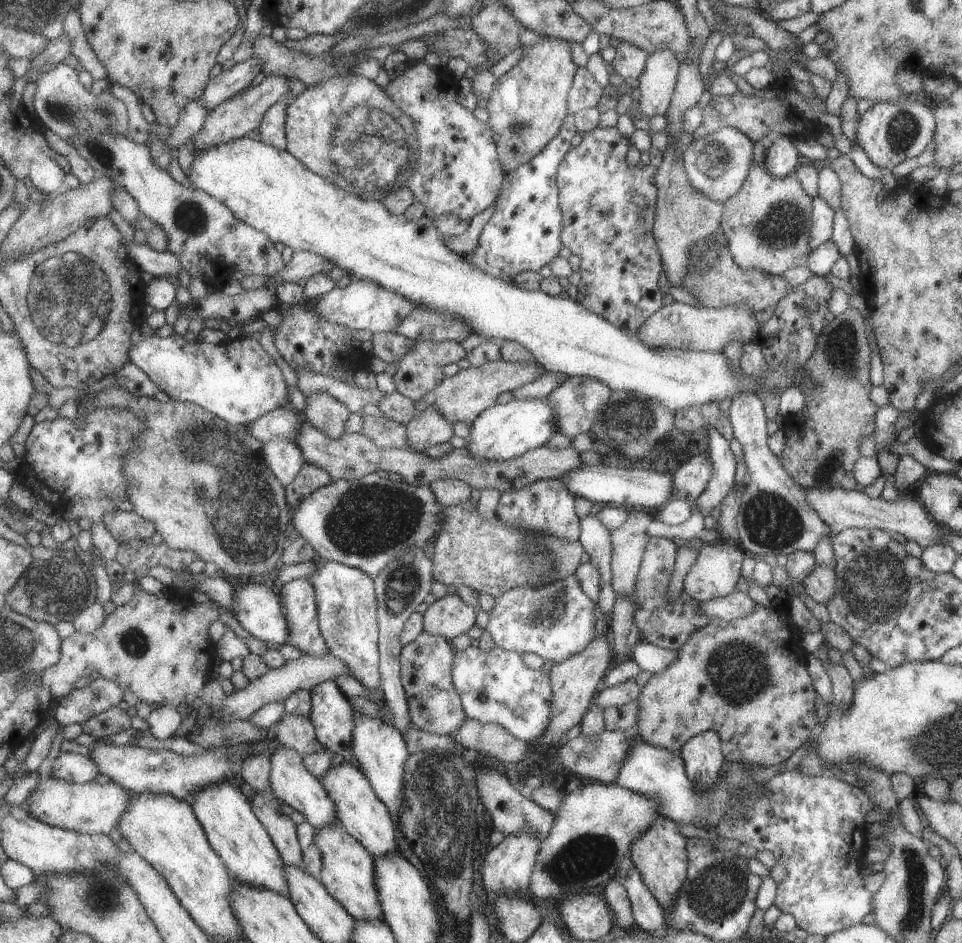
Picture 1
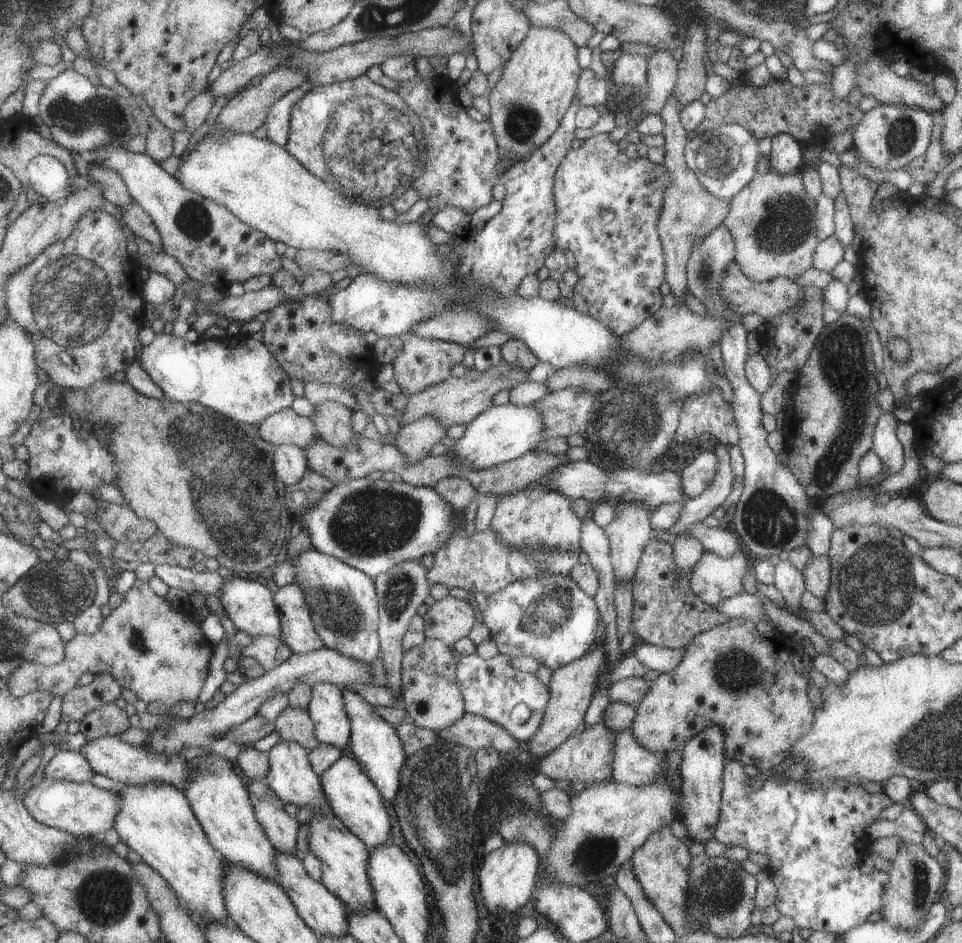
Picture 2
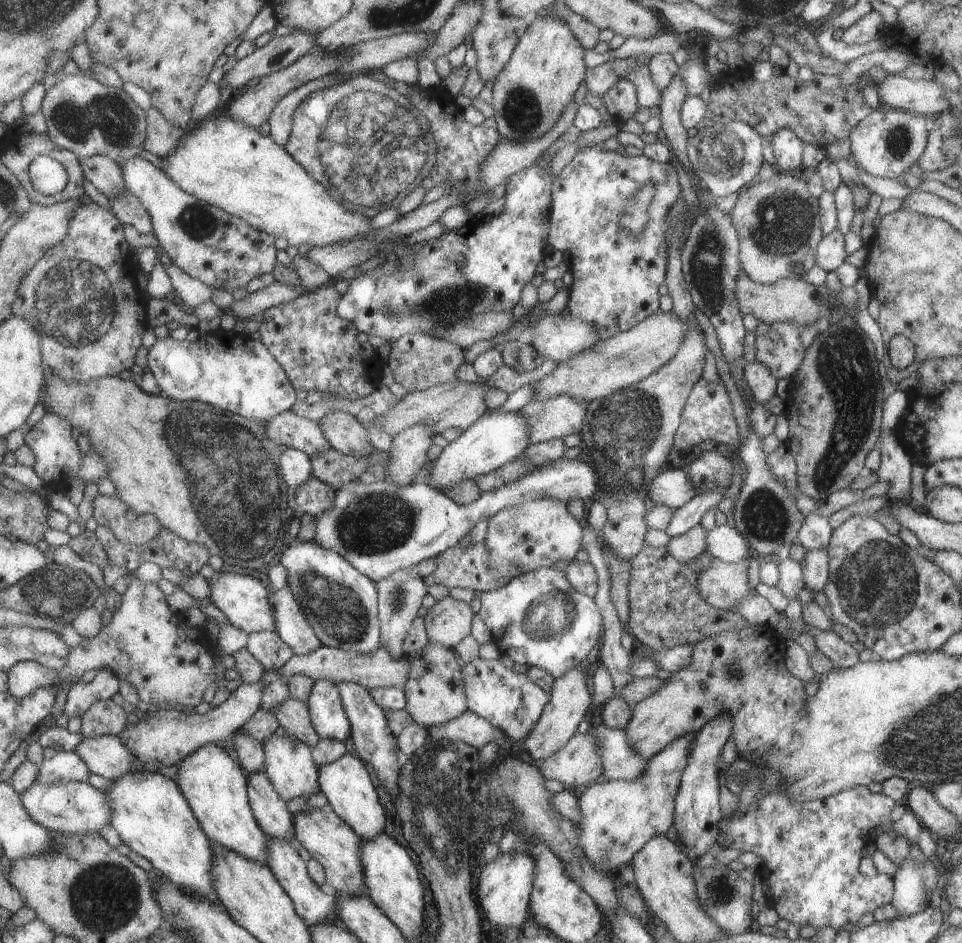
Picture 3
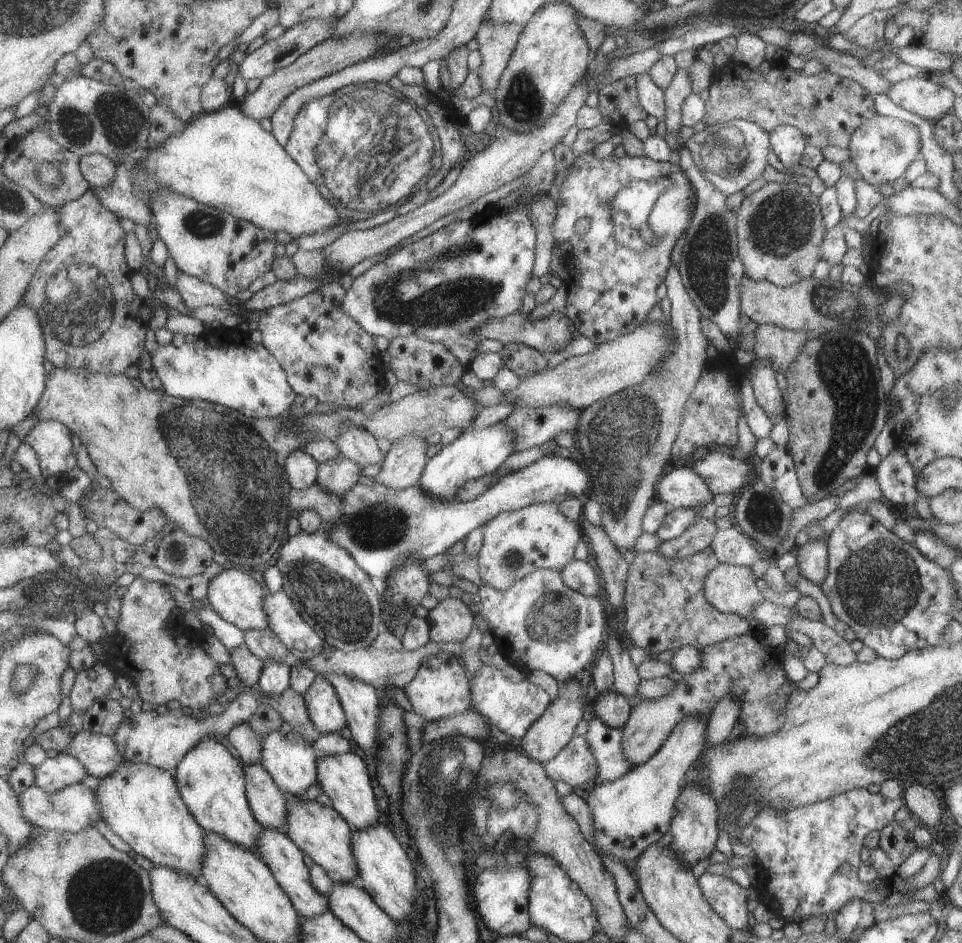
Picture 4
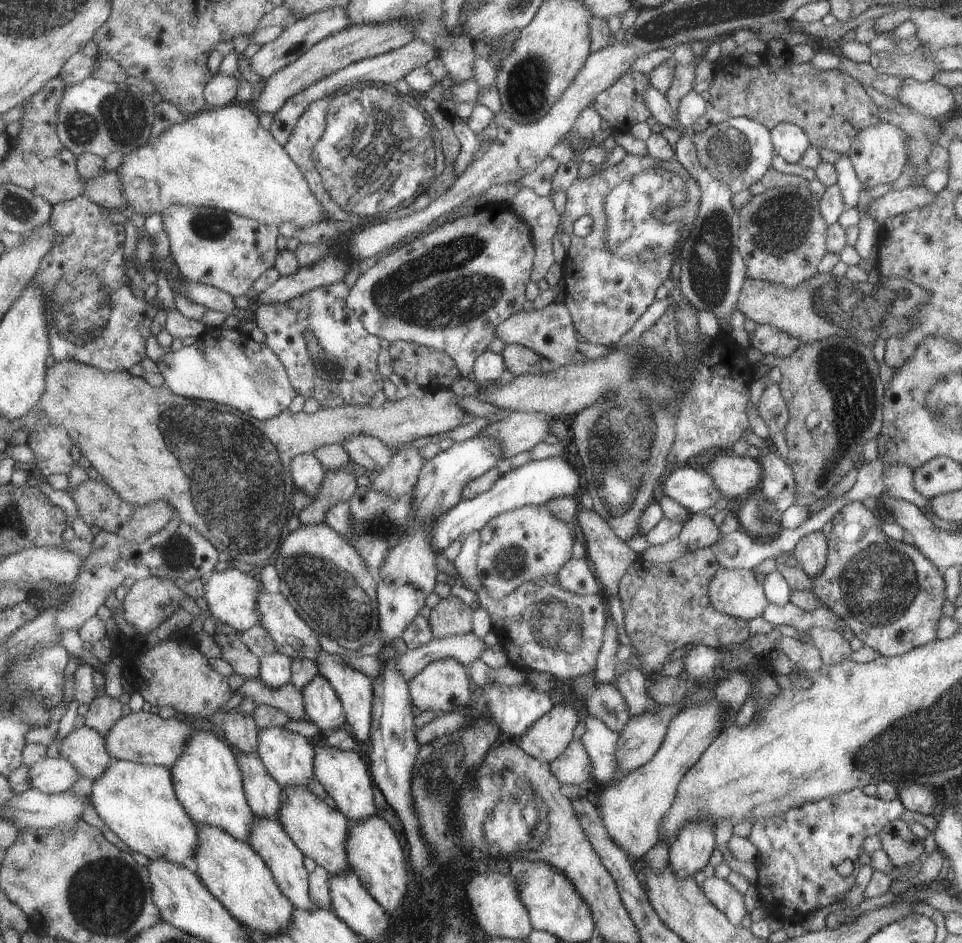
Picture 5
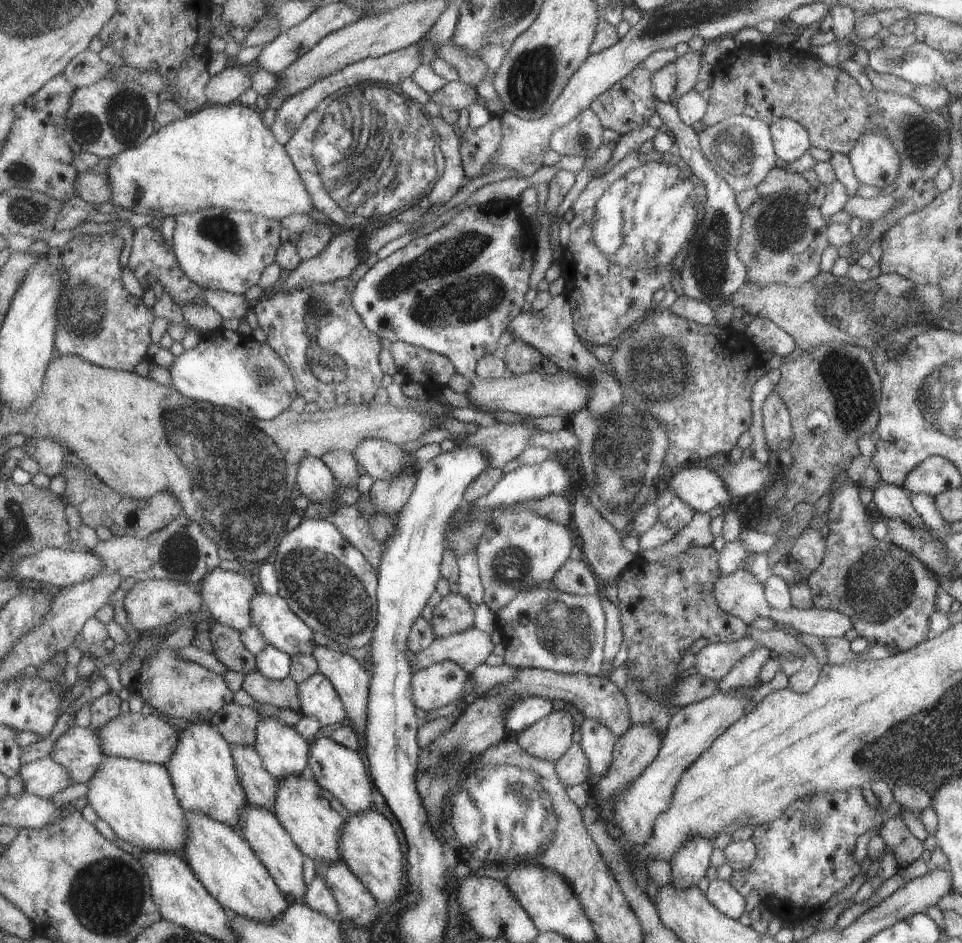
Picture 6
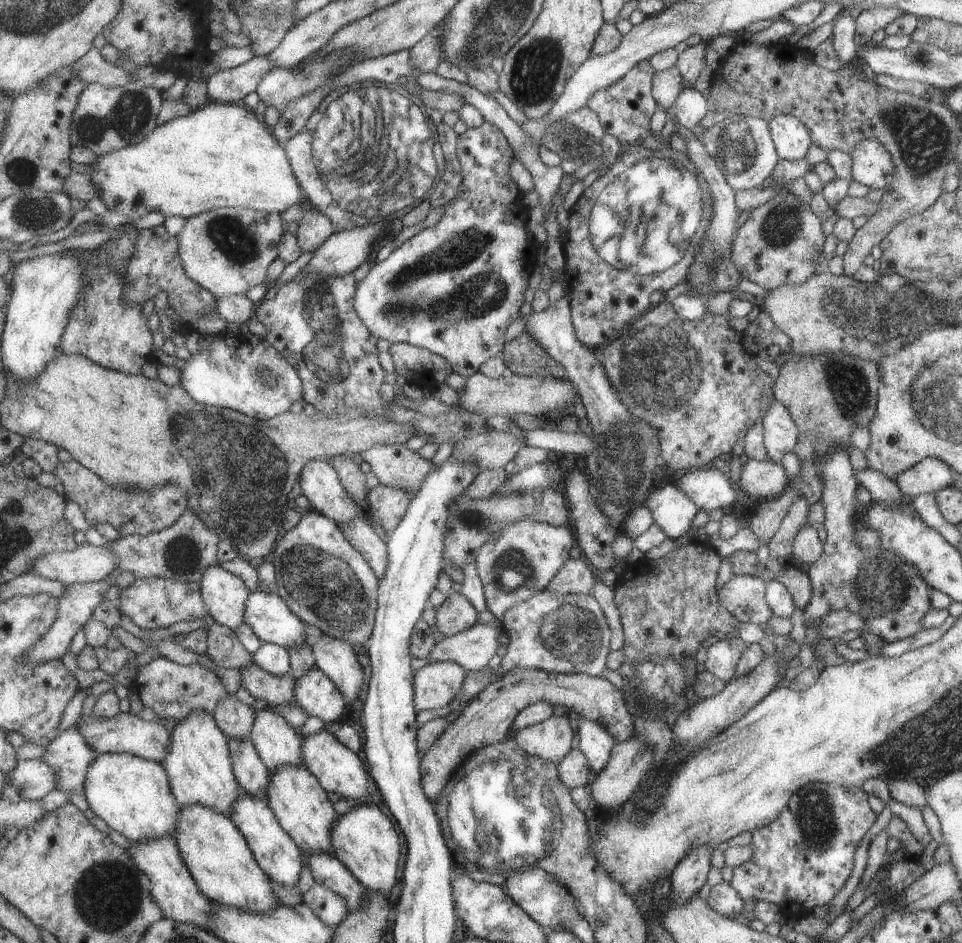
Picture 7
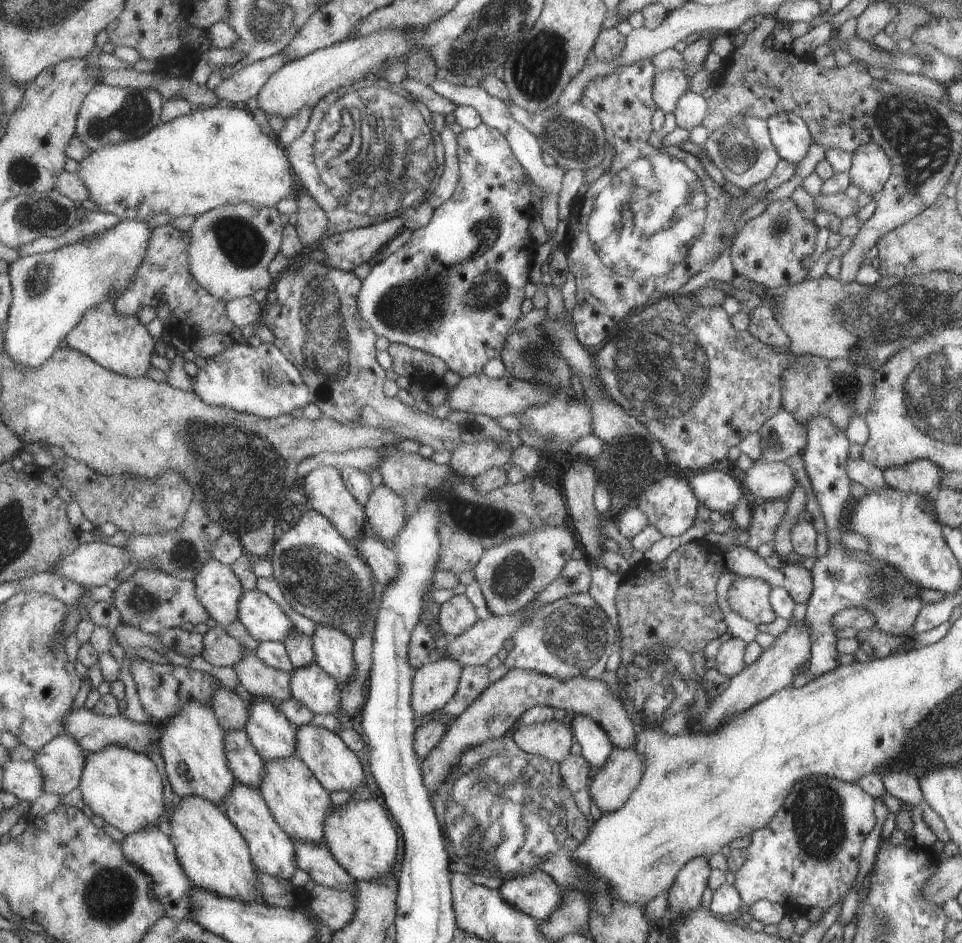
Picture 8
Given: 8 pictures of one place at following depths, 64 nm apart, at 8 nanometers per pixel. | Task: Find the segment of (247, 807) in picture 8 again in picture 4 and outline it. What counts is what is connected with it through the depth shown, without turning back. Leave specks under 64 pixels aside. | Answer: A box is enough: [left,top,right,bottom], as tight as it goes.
[256,827,329,917]

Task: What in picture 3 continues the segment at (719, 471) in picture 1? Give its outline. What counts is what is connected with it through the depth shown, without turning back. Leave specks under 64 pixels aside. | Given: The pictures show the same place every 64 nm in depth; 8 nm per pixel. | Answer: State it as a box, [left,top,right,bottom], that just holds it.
[665,488,726,538]

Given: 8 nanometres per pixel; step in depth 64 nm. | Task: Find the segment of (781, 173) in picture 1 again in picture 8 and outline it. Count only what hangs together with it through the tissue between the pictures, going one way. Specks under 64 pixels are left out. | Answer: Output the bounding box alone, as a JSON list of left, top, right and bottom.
[767,112,814,163]

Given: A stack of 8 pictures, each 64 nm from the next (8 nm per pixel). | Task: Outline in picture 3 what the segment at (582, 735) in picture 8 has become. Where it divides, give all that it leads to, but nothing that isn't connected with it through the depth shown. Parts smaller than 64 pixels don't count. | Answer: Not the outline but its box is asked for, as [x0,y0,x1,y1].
[595,723,648,780]

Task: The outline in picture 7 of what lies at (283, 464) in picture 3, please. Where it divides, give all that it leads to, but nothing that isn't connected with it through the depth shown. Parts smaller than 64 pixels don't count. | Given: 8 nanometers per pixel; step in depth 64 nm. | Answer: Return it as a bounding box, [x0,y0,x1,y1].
[299,459,362,524]

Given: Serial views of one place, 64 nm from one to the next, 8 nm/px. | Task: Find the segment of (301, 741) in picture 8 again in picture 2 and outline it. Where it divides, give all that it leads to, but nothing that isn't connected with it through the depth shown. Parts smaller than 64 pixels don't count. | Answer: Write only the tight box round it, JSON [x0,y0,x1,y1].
[318,753,391,850]

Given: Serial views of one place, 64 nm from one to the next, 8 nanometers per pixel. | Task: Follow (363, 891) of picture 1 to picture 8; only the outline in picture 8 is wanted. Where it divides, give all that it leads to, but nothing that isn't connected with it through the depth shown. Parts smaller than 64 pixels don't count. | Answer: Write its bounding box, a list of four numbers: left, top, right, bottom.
[259,756,334,842]

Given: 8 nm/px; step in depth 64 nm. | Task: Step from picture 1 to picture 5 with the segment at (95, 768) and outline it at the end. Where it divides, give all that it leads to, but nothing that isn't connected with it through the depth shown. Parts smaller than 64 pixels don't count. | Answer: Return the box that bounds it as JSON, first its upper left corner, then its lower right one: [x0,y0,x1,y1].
[29,756,82,795]

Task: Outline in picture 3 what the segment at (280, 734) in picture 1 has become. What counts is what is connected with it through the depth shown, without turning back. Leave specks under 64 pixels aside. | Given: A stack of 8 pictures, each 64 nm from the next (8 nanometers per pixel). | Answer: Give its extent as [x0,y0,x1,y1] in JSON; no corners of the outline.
[273,696,321,749]

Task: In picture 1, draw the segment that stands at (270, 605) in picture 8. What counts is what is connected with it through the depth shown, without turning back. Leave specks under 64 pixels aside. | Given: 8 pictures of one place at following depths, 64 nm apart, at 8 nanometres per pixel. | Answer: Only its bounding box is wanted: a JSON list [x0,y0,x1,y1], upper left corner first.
[278,578,328,656]

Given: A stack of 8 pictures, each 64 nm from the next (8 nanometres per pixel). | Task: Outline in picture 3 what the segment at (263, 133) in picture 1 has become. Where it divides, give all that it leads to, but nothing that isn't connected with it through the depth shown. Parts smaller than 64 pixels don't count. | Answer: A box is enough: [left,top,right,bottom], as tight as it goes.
[267,75,352,147]

